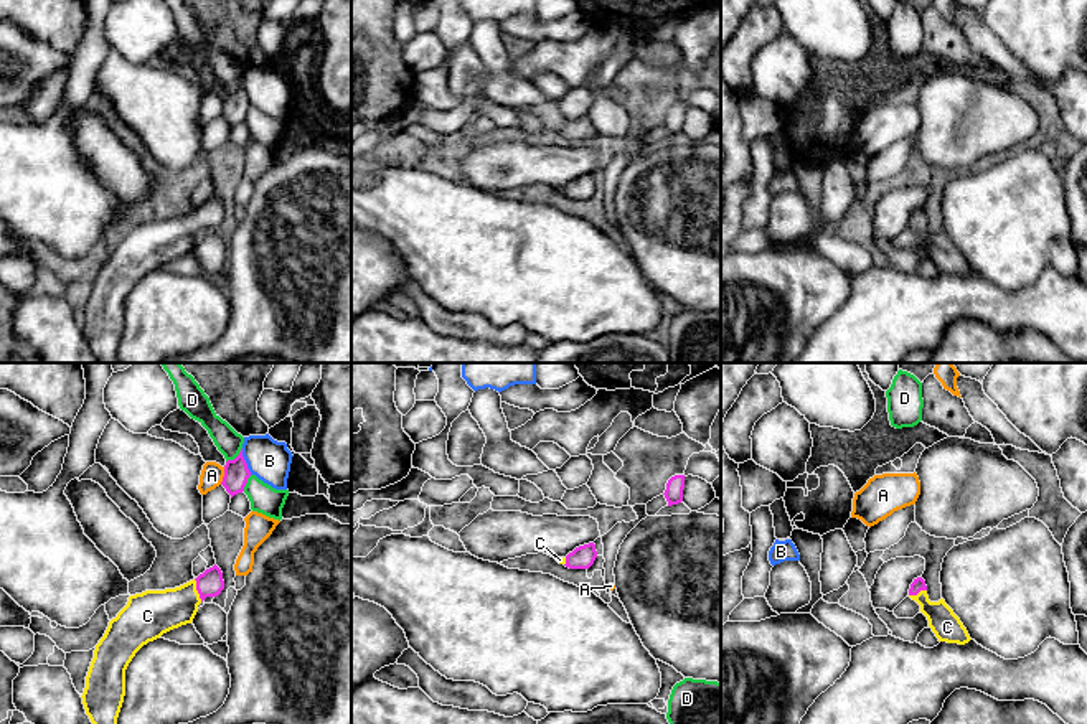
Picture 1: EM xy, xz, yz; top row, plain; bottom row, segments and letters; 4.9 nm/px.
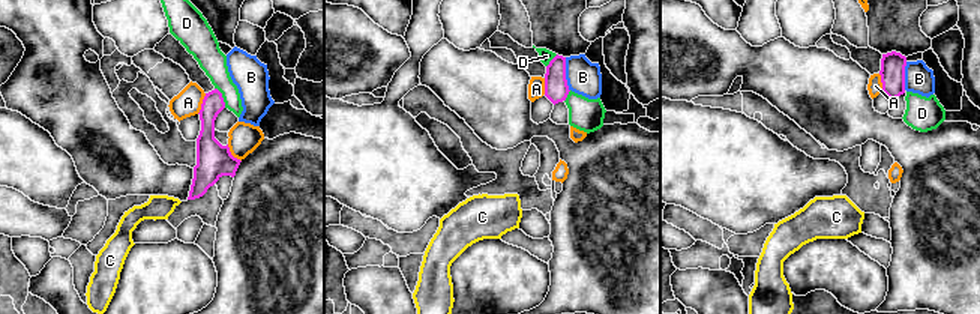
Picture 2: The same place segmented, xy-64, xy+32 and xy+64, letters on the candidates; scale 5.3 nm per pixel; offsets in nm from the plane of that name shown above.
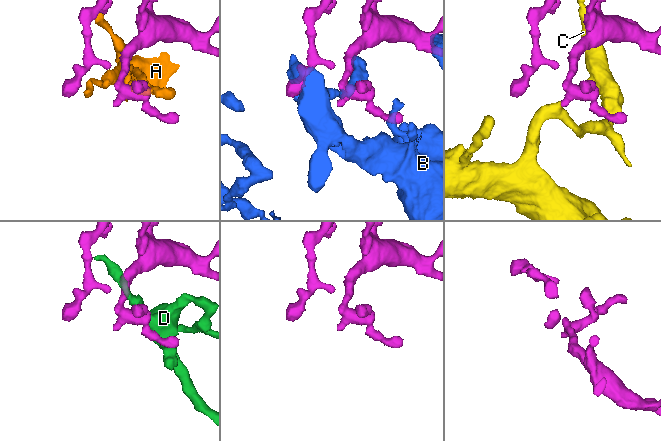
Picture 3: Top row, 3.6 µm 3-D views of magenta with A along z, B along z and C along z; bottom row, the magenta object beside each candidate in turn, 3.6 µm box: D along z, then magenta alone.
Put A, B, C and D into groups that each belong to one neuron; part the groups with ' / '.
A / B / C / D

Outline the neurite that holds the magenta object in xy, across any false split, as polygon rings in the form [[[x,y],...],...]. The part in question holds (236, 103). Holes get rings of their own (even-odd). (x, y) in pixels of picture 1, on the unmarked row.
[[[241,79],[239,86],[234,91],[226,92],[221,115],[233,129],[234,125],[244,122],[244,117],[249,107],[251,107],[251,102],[247,99],[247,94],[242,87],[242,79]]]

